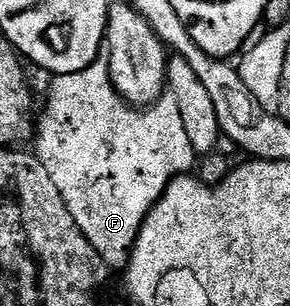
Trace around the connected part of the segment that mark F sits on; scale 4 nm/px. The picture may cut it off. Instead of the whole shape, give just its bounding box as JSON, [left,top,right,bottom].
[35,53,195,269]

